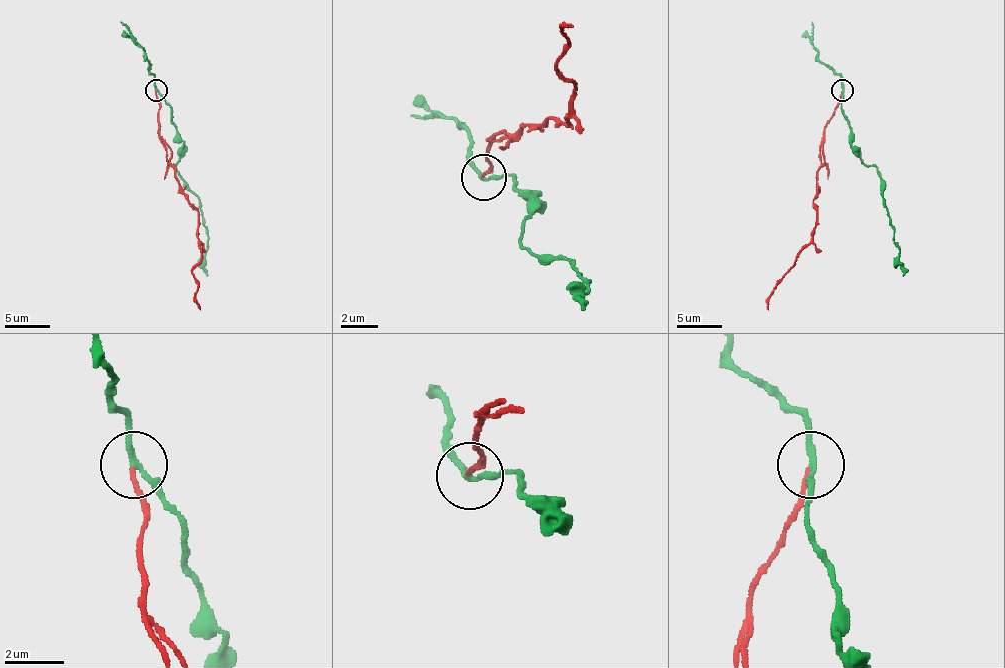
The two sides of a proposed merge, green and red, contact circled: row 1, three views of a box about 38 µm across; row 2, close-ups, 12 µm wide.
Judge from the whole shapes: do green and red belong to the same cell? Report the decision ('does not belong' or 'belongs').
does not belong

